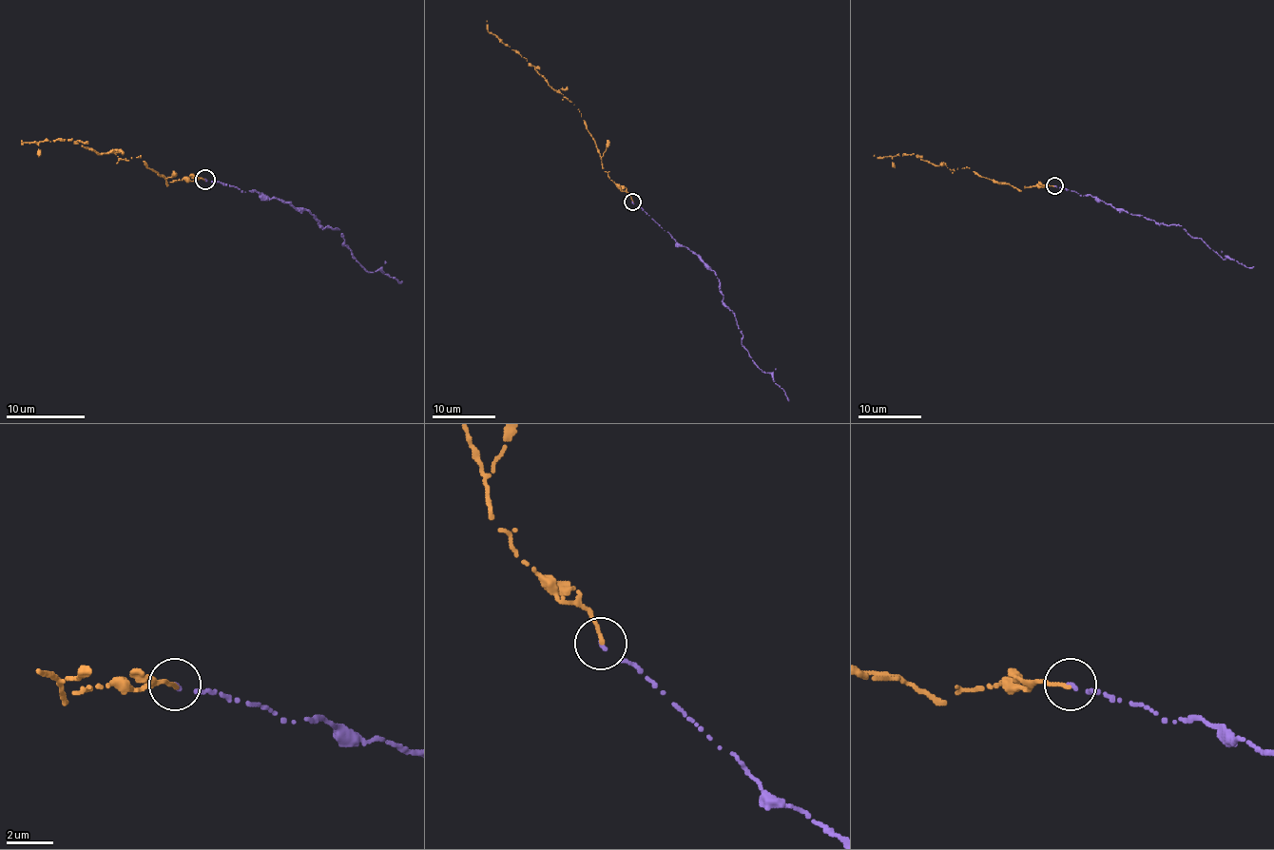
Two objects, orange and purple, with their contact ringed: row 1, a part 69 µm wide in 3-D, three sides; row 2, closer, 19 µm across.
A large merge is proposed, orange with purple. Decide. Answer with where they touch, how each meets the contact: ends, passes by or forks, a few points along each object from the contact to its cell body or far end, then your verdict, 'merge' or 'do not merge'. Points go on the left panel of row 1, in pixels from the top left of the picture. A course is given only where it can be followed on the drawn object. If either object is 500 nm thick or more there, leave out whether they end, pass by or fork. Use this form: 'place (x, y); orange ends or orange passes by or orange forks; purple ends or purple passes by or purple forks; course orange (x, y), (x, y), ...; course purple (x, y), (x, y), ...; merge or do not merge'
place (204, 179); orange ends; purple ends; course orange (205, 179), (167, 184), (140, 157), (125, 161), (114, 153), (96, 153), (72, 139), (21, 141); course purple (205, 179), (306, 208), (324, 228), (337, 228), (341, 243), (368, 272), (379, 269), (401, 281); merge

